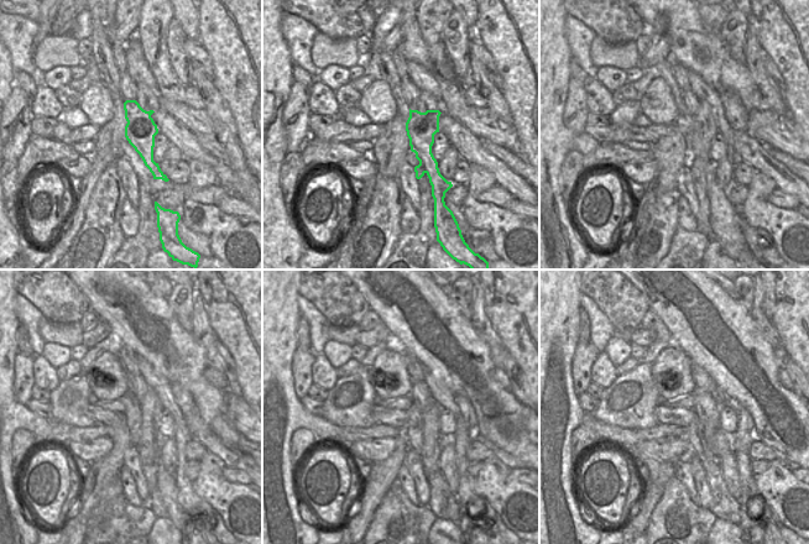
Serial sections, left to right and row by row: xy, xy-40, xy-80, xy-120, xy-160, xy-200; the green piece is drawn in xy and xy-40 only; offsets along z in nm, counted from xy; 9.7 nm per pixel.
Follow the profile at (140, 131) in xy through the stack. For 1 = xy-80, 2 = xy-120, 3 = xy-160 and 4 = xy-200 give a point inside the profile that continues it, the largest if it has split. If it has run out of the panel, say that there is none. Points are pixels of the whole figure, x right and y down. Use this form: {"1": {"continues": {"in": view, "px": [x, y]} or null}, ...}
{"1": {"continues": {"in": "xy-80", "px": [727, 233]}}, "2": {"continues": {"in": "xy-120", "px": [150, 440]}}, "3": {"continues": {"in": "xy-160", "px": [432, 440]}}, "4": {"continues": {"in": "xy-200", "px": [708, 434]}}}

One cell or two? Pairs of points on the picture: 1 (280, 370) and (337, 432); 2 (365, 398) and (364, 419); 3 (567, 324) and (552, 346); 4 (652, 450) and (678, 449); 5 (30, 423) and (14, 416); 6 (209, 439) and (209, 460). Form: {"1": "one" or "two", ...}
{"1": "one", "2": "one", "3": "one", "4": "one", "5": "one", "6": "two"}

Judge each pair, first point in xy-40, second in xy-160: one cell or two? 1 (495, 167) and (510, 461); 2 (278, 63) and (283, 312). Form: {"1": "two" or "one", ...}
{"1": "one", "2": "one"}

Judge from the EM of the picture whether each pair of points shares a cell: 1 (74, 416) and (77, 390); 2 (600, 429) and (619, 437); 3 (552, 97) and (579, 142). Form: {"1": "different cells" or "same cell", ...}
{"1": "same cell", "2": "same cell", "3": "same cell"}

